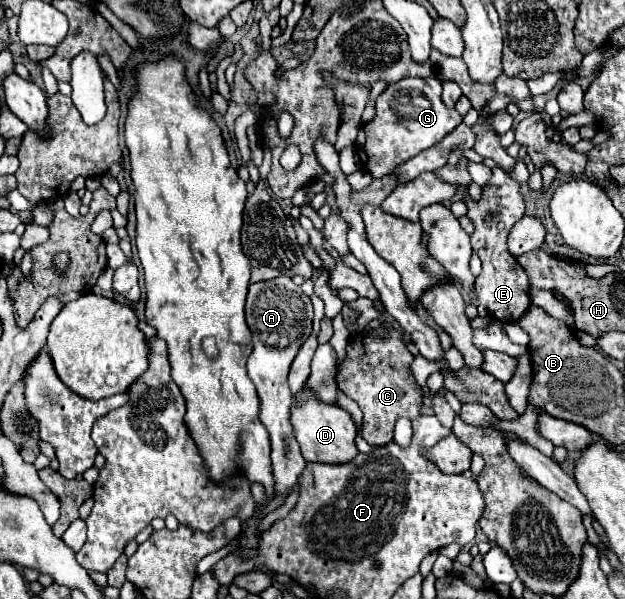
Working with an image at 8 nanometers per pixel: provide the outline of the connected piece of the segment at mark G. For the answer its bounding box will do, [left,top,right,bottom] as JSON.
[356,77,462,177]

